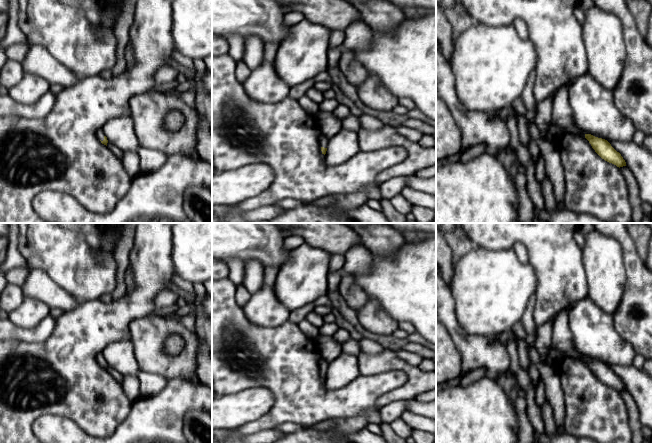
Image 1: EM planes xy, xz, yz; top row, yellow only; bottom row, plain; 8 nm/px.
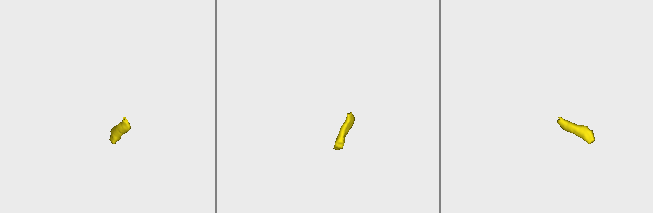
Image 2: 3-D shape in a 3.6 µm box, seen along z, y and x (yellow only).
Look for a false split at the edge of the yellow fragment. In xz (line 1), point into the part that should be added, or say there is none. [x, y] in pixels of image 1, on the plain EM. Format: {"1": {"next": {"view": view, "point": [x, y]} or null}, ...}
{"1": {"next": {"view": "xz", "point": [324, 364]}}}

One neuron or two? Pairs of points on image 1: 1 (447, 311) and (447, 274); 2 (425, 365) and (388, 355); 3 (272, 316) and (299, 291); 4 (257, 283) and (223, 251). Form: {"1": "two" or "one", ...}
{"1": "two", "2": "two", "3": "two", "4": "two"}

